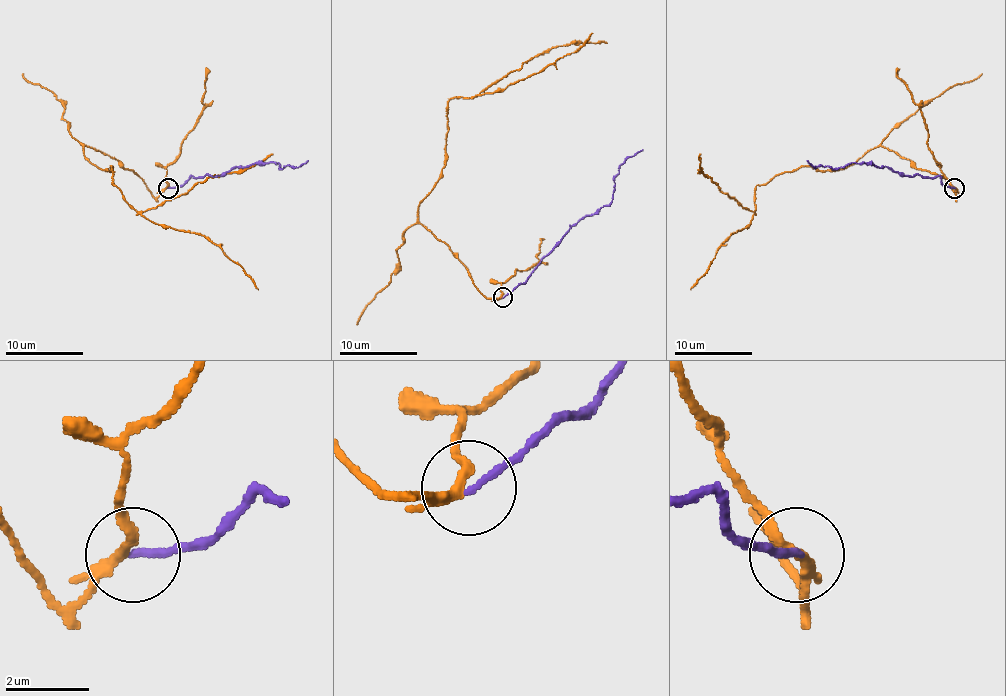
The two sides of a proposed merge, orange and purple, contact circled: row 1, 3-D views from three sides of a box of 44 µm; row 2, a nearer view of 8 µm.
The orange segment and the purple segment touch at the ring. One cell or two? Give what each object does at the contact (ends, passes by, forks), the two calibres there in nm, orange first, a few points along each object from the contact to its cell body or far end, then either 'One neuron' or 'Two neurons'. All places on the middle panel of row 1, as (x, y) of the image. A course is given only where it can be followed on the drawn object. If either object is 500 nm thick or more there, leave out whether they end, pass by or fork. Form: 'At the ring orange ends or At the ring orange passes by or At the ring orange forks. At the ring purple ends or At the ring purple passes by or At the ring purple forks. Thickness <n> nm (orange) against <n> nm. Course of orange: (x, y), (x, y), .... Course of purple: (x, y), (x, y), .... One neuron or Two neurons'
At the ring orange forks. At the ring purple ends. Thickness 180 nm (orange) against 170 nm. Course of orange: (502, 297), (486, 297), (418, 219), (441, 172), (449, 100), (480, 94), (553, 47), (607, 43). Course of purple: (502, 297), (525, 282), (570, 229), (607, 205), (619, 166), (643, 149). Two neurons

